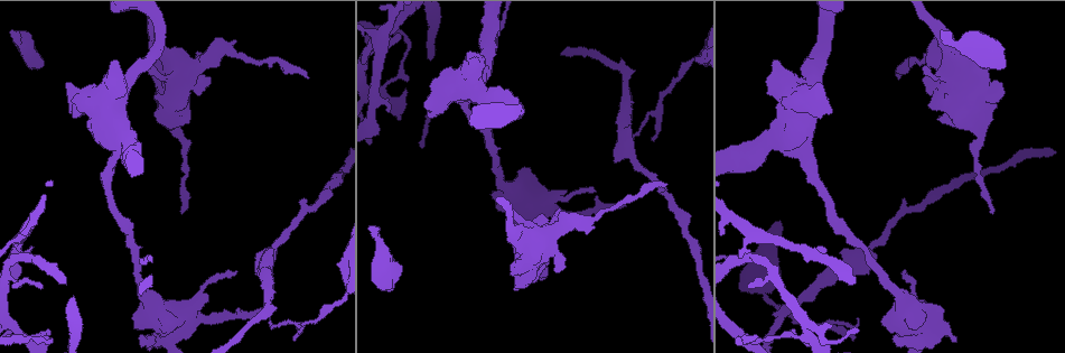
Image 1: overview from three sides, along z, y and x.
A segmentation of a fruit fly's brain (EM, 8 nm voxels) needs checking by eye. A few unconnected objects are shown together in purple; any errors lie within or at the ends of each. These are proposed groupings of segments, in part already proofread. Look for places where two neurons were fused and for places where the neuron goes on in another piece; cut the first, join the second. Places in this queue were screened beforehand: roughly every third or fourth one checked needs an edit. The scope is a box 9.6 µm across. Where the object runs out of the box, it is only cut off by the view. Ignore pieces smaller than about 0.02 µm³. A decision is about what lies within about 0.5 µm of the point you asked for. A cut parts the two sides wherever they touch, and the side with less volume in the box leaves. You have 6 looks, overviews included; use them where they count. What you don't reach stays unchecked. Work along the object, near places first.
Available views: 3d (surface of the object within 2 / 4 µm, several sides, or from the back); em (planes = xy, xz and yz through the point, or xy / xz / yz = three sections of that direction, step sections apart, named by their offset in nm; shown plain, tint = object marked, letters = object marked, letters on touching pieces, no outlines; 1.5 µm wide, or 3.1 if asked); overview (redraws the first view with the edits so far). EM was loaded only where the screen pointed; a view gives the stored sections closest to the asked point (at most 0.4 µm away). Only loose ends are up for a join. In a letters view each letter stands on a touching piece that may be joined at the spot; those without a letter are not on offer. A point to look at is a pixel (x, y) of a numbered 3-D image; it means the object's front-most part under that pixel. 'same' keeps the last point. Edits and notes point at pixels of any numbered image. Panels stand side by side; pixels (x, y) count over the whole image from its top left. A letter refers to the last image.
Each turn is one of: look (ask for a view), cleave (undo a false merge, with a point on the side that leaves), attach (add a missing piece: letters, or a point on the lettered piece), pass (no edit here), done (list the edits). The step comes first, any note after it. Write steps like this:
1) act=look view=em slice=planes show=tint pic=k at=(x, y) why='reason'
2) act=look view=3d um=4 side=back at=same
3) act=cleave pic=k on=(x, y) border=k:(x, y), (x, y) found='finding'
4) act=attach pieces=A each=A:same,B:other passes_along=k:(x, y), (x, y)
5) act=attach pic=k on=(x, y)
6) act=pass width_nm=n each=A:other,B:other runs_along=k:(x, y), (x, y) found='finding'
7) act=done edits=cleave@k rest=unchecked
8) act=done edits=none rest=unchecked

act=look view=3d um=4 pic=1 at=(1002, 93) why='stops while still wide'

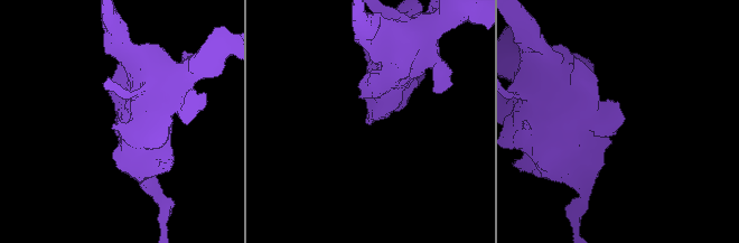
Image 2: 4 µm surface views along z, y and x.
act=look view=em slice=yz step=8 show=letters pic=2 at=(370, 124)

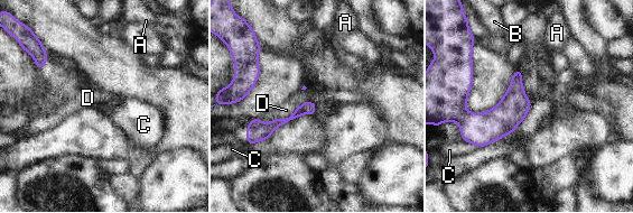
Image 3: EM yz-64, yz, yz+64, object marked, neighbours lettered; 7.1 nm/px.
act=pass each=A:other,B:other,C:other,D:other runs_along=3:(313, 107), (277, 122), (259, 138) found='none of them fits'

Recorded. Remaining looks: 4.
act=look view=3d um=4 pic=1 at=(923, 67) why='tapers out'

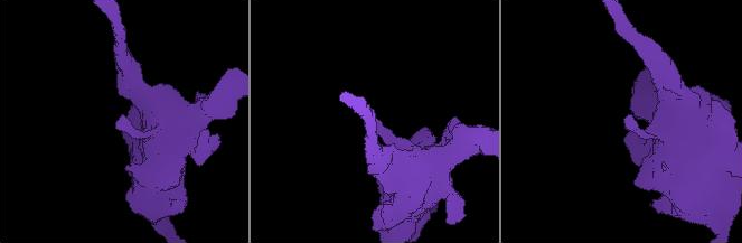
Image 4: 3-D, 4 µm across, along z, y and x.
act=look view=em slice=yz step=4 show=letters pic=4 at=(121, 115) why='need the tissue'

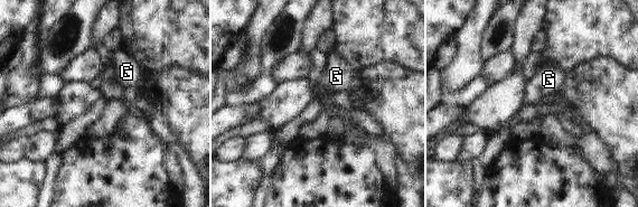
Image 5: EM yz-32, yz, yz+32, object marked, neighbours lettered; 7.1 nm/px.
act=look view=em slice=xy step=8 show=letters at=same why='another direction'

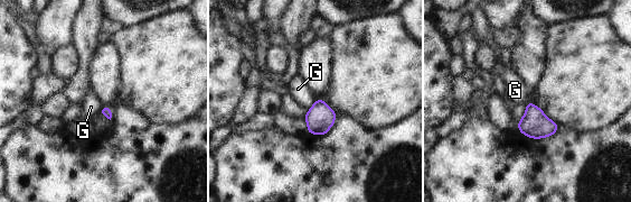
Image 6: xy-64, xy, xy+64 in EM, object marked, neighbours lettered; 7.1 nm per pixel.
act=pass each=G:other border=6:(316, 99), (308, 110) found='no lettered piece goes on from it'

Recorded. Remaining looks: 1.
act=done edits=none rest=unchecked

